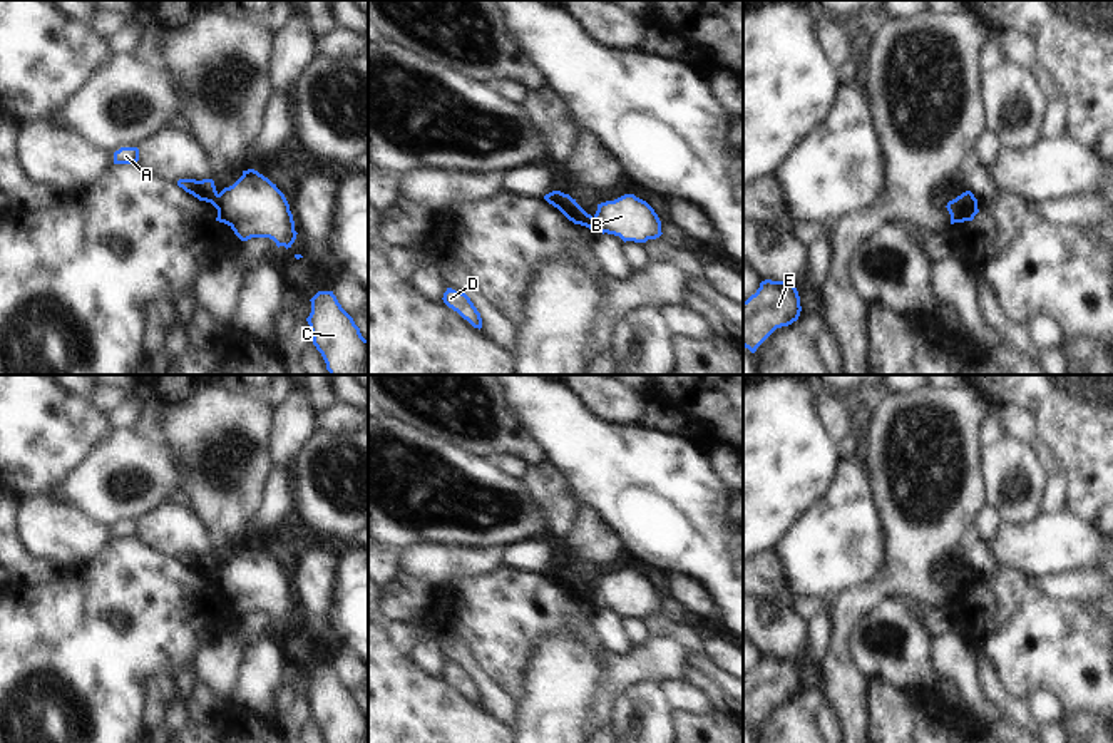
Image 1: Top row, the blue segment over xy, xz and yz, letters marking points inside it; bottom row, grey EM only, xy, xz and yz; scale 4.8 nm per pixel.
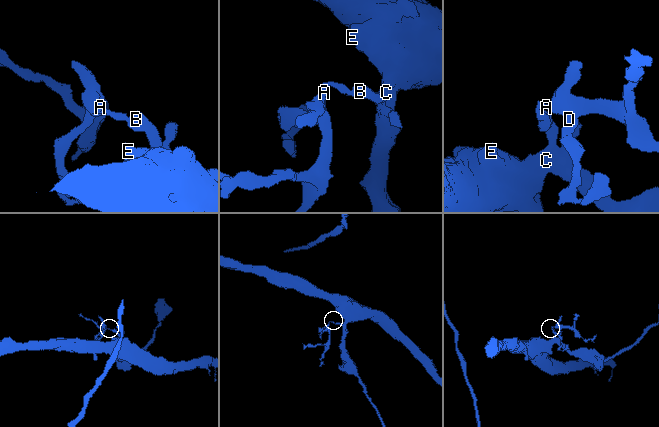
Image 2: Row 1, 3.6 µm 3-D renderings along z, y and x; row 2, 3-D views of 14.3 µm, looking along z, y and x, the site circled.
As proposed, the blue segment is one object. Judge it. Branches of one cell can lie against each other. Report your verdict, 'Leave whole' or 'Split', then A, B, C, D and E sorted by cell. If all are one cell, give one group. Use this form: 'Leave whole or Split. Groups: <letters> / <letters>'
Split. Groups: A D / B C E.

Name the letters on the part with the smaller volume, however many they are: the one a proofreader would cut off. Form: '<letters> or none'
A, D

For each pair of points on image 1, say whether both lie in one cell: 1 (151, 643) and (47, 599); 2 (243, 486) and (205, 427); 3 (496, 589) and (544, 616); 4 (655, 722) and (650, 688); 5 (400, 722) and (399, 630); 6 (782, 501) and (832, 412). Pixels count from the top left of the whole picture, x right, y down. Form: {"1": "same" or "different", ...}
{"1": "same", "2": "same", "3": "same", "4": "same", "5": "different", "6": "different"}

